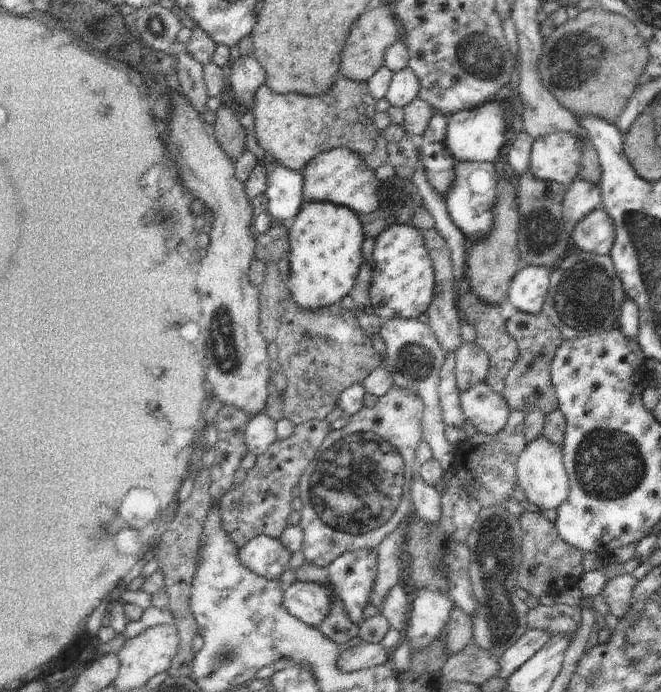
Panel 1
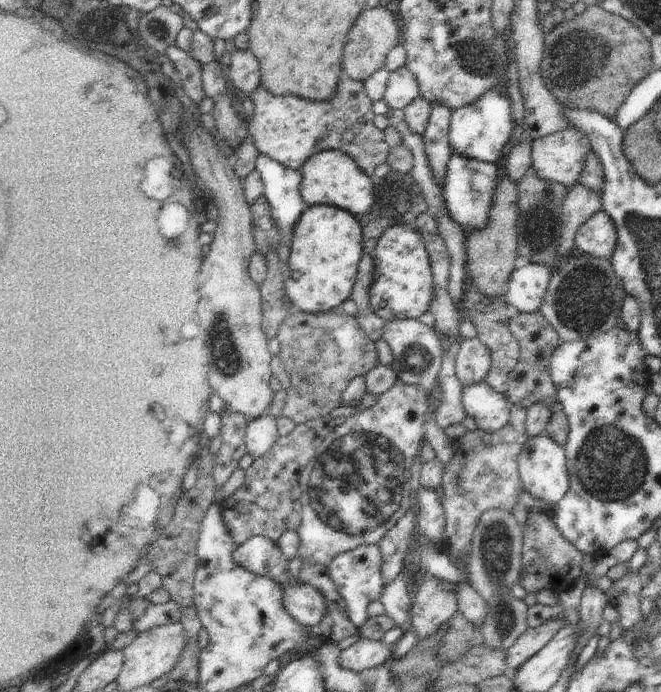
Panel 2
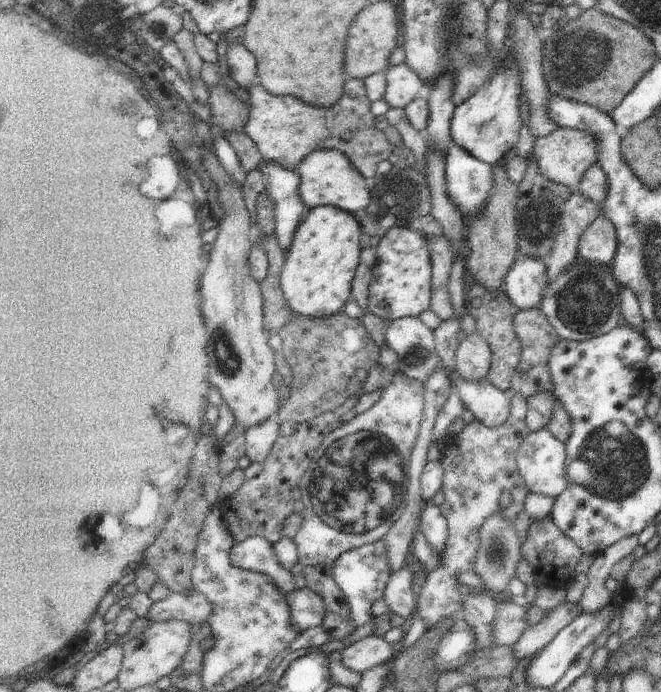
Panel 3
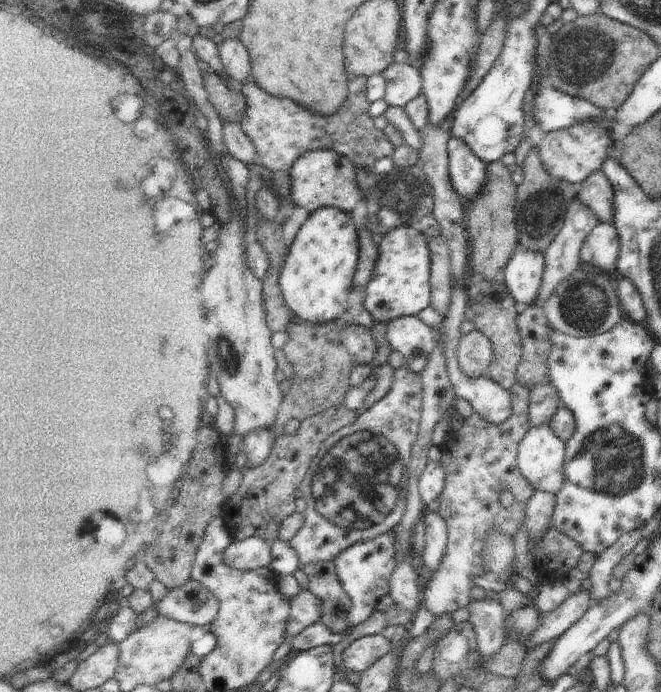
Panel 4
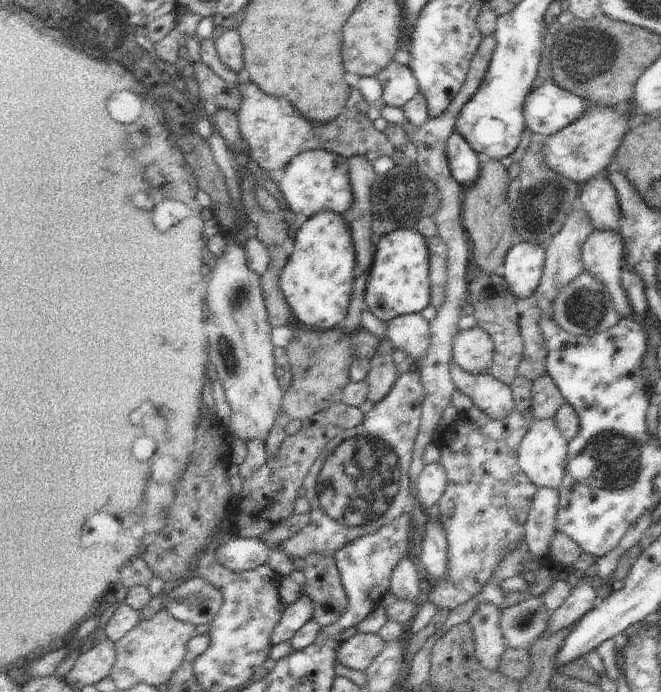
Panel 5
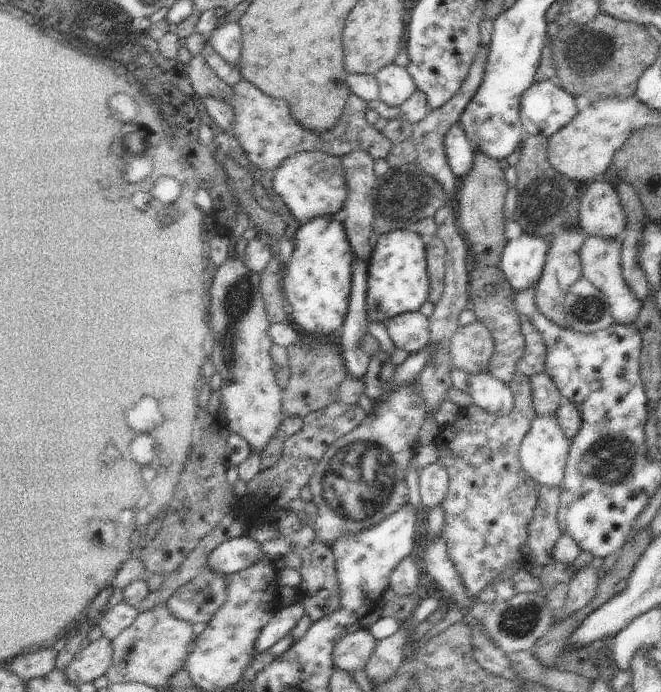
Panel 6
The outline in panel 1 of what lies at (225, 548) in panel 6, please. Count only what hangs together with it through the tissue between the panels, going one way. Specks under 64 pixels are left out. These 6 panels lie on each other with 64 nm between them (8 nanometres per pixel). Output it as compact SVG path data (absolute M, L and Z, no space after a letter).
M262 534L239 550L238 559L251 572L274 581L288 570L292 554L279 539Z

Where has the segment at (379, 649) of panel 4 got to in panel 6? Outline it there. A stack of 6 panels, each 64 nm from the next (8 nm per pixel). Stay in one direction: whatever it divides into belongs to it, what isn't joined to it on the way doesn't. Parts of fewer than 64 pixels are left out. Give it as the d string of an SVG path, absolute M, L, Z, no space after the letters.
M352 629L332 650L332 660L335 667L349 673L364 670L378 641L367 630Z

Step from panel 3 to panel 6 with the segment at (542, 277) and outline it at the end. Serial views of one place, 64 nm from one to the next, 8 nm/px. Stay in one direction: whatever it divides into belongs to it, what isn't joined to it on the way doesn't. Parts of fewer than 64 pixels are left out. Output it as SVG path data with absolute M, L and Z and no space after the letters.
M523 233L518 239L508 239L498 267L506 278L510 292L519 293L535 288L552 238L536 238Z

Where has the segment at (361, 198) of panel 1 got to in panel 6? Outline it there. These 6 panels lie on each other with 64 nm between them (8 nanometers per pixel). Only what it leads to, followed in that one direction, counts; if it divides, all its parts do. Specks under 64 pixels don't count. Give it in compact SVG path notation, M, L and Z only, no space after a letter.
M302 151L293 154L276 168L272 180L274 192L282 198L296 220L309 221L316 216L334 215L343 210L348 198L348 186L342 158L330 152Z

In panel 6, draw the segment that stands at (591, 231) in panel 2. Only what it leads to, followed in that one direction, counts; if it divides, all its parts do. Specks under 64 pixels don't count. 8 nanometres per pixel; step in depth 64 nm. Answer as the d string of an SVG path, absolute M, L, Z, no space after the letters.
M626 232L618 234L616 238L602 238L602 236L596 236L596 234L590 234L583 242L580 249L580 260L582 260L583 276L586 276L588 280L596 288L600 288L603 294L607 296L607 300L610 304L610 311L612 316L618 324L632 324L637 320L637 316L643 307L642 302L638 302L632 290L625 283L621 265L621 250L626 238Z

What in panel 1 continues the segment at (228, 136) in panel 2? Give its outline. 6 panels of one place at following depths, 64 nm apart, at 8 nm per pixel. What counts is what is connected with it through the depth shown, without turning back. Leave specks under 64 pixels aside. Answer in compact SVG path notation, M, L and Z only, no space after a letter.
M222 104L216 110L217 118L213 124L215 128L215 136L224 153L231 158L232 161L240 159L245 152L246 138L243 135L243 129L236 112L231 110L226 104Z

